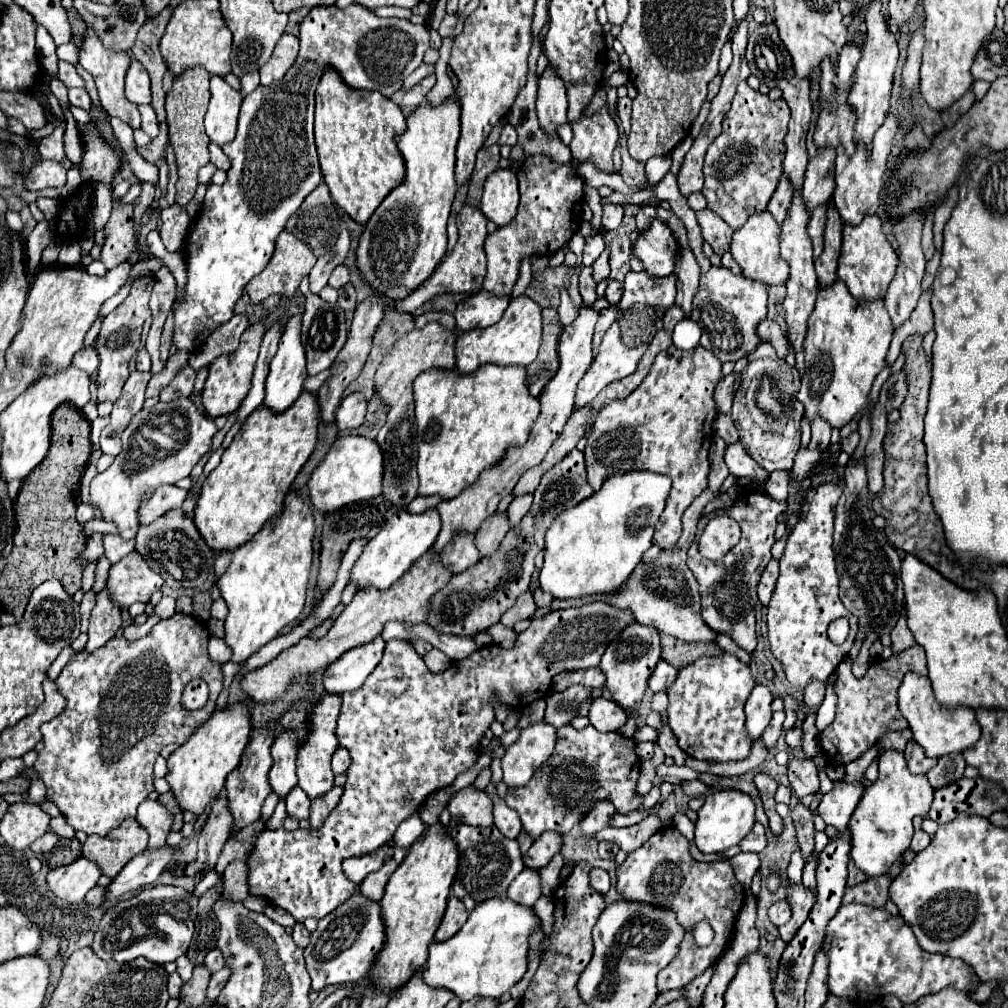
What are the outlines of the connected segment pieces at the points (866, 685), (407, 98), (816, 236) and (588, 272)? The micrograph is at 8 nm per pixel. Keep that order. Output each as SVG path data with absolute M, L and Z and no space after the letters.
M912 645L900 653L890 655L888 659L874 661L862 679L852 674L851 662L846 657L836 671L836 693L838 693L838 711L836 719L820 733L820 747L828 761L828 765L848 765L862 757L880 737L892 731L908 729L908 721L898 711L896 691L906 673L926 675L926 659L924 649L920 645Z
M432 73L432 75L428 75L428 77L424 77L420 83L416 83L412 89L404 91L404 97L402 97L402 103L400 103L402 111L408 115L410 109L414 109L416 105L420 105L420 103L424 101L426 93L434 87L434 83L436 83L436 75Z
M820 205L808 223L808 235L814 243L814 257L820 257L822 253L822 245L824 245L824 225L826 225L826 213L828 213L828 205Z
M584 267L580 273L580 295L584 299L584 303L592 303L596 301L596 283L592 279L592 269Z

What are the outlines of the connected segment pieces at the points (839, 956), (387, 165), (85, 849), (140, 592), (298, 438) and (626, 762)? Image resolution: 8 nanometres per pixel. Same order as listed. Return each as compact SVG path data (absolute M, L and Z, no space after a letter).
M860 903L842 905L826 927L822 951L828 953L828 991L846 997L852 1003L878 1001L884 995L898 997L904 1005L916 1003L924 995L954 985L958 991L974 993L980 979L970 965L940 953L924 953L912 929L902 917L890 915L886 909L874 909Z
M326 67L315 92L314 136L322 165L324 183L330 189L334 203L344 209L354 221L366 223L382 199L404 179L404 161L394 143L394 137L406 129L406 117L400 107L378 91L352 89L344 83L338 71Z
M124 819L122 825L106 837L88 835L82 845L82 855L96 861L102 875L116 877L134 855L144 853L146 845L148 833L136 823L136 819Z
M132 551L124 559L120 559L116 565L112 565L108 573L108 595L112 597L112 603L124 611L132 603L148 603L152 593L160 591L164 585L164 579L154 573L146 561L140 557L140 553Z
M302 391L298 401L282 413L274 413L262 405L262 409L252 411L244 419L220 465L204 481L194 509L194 523L214 551L240 547L272 515L282 511L292 481L316 447L318 425L320 405L316 405L316 395L310 391Z
M564 725L558 729L556 749L550 759L536 769L524 787L508 789L506 805L520 815L522 829L532 841L544 831L570 831L598 801L608 799L622 815L636 811L644 797L636 791L640 759L634 749L636 741L620 733L600 733L592 725L584 729Z

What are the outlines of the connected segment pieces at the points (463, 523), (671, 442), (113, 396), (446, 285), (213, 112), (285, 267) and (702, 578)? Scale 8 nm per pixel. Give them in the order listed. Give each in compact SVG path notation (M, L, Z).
M584 305L580 311L578 311L578 317L572 325L564 327L562 329L562 335L560 335L560 343L558 343L558 357L560 357L560 369L558 373L550 379L550 383L542 389L538 401L542 405L542 411L540 411L540 417L536 421L536 425L532 427L530 431L530 437L528 441L522 445L522 447L516 447L516 449L510 449L508 455L504 457L504 461L500 461L496 467L490 467L486 469L476 485L472 485L472 489L466 489L464 493L460 493L460 497L454 497L454 501L442 501L436 511L442 519L442 529L440 529L440 535L436 539L436 543L430 547L432 553L440 553L444 549L444 545L448 545L448 541L460 533L476 533L480 529L480 525L484 523L484 519L488 519L498 503L502 501L502 497L506 497L514 485L518 483L518 479L534 465L538 465L546 451L552 447L552 443L556 441L558 433L562 431L566 419L570 417L572 409L574 409L574 395L576 395L576 385L578 381L584 377L584 373L588 371L590 363L592 363L592 333L594 333L594 325L600 317L600 311L594 309L592 305Z
M674 345L662 351L642 385L626 399L606 405L596 421L586 443L588 483L600 491L610 475L630 471L654 471L672 479L672 491L666 509L656 523L654 543L660 549L676 547L682 529L682 513L698 497L708 483L708 447L714 437L716 403L714 389L722 379L722 363L704 347L680 351Z
M146 275L146 277L138 277L134 279L132 287L130 287L130 295L102 321L100 327L100 335L96 339L96 351L100 357L100 365L98 365L98 403L110 401L114 403L120 393L122 393L122 385L128 379L130 371L128 371L128 361L132 359L132 355L138 353L140 349L140 335L142 335L142 323L150 317L150 295L152 295L152 287L154 287L154 277Z
M464 205L460 215L456 217L456 225L458 225L458 243L452 251L450 257L446 257L440 267L434 271L434 275L424 281L424 285L420 285L418 291L410 293L408 297L404 297L404 301L392 301L390 309L398 311L398 313L414 313L424 301L432 299L438 293L468 293L474 295L482 289L482 281L486 275L486 253L484 253L484 241L486 241L486 217L478 207L470 207Z
M216 75L210 79L210 93L212 99L206 113L206 135L210 141L222 147L226 143L232 143L232 137L236 137L242 95Z
M288 231L280 233L280 237L276 239L276 251L274 251L274 255L272 255L272 261L270 261L268 267L266 267L258 277L254 277L254 279L248 283L248 287L246 287L246 293L250 295L250 301L252 301L254 305L260 305L260 303L262 303L264 299L268 299L270 295L280 295L280 297L288 297L288 299L290 299L290 297L298 291L302 277L310 273L310 269L314 267L314 263L316 263L314 253L312 253L300 239L296 239L296 237L290 235Z
M746 487L740 493L740 499L726 513L738 521L742 529L740 543L730 549L722 559L712 561L704 559L698 551L698 539L692 543L688 551L688 567L700 583L702 597L702 617L704 621L718 633L728 635L738 647L748 653L756 649L756 631L754 631L754 605L758 601L756 585L766 563L772 559L770 549L774 545L774 531L778 523L778 515L786 511L786 503L774 501L770 495L756 491L754 487Z

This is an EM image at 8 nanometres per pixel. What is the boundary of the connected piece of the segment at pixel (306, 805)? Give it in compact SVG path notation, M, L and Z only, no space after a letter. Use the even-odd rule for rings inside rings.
M294 787L292 793L288 793L286 797L286 811L290 817L302 821L302 819L308 819L308 811L310 811L310 801L308 801L308 795L300 789L300 787Z

